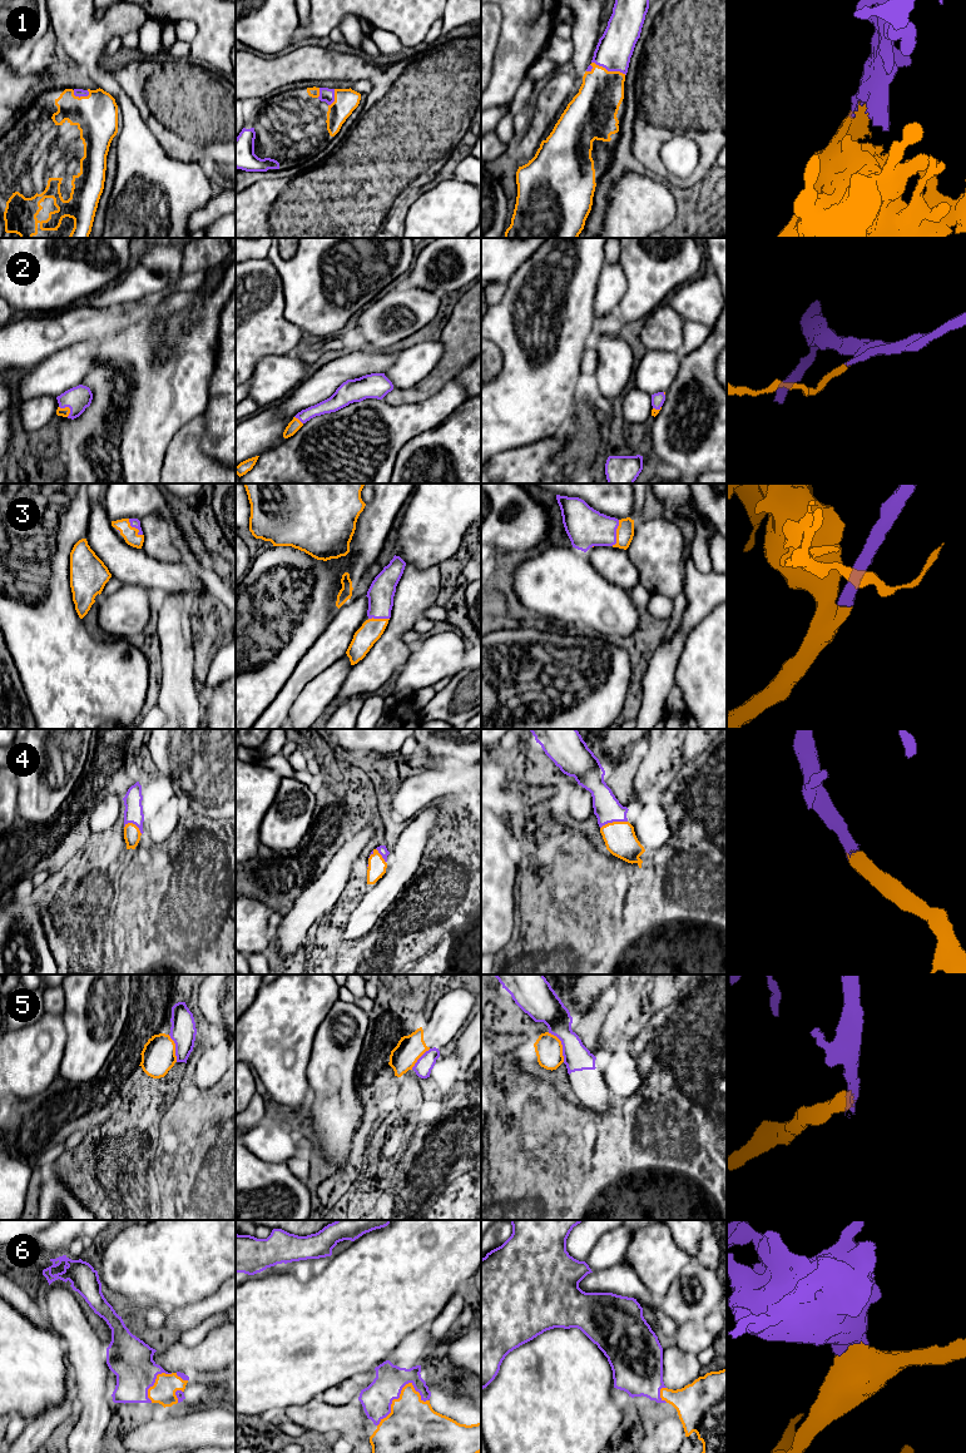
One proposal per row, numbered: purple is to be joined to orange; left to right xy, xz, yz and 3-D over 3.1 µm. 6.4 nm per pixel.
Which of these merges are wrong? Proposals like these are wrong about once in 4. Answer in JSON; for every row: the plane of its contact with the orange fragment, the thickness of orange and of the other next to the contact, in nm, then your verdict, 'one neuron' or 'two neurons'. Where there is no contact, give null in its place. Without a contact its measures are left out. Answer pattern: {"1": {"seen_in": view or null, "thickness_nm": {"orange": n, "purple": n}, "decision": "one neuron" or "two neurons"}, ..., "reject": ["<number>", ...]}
{"1": {"seen_in": "yz", "thickness_nm": {"orange": 280, "purple": 220}, "decision": "one neuron"}, "2": {"seen_in": "xy", "thickness_nm": {"orange": 60, "purple": 160}, "decision": "two neurons"}, "3": {"seen_in": "yz", "thickness_nm": {"orange": 110, "purple": 260}, "decision": "one neuron"}, "4": {"seen_in": "yz", "thickness_nm": {"orange": 200, "purple": 170}, "decision": "one neuron"}, "5": {"seen_in": "yz", "thickness_nm": {"orange": 180, "purple": 190}, "decision": "two neurons"}, "6": {"seen_in": "xz", "thickness_nm": {"orange": 340, "purple": 200}, "decision": "one neuron"}, "reject": ["2", "5"]}

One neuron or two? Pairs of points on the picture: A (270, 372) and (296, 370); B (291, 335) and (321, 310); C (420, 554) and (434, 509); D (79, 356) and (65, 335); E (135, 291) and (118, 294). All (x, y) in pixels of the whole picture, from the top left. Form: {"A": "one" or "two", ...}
{"A": "one", "B": "two", "C": "one", "D": "two", "E": "one"}

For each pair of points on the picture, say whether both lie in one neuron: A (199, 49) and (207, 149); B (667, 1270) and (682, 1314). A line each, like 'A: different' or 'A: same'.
A: different
B: different

